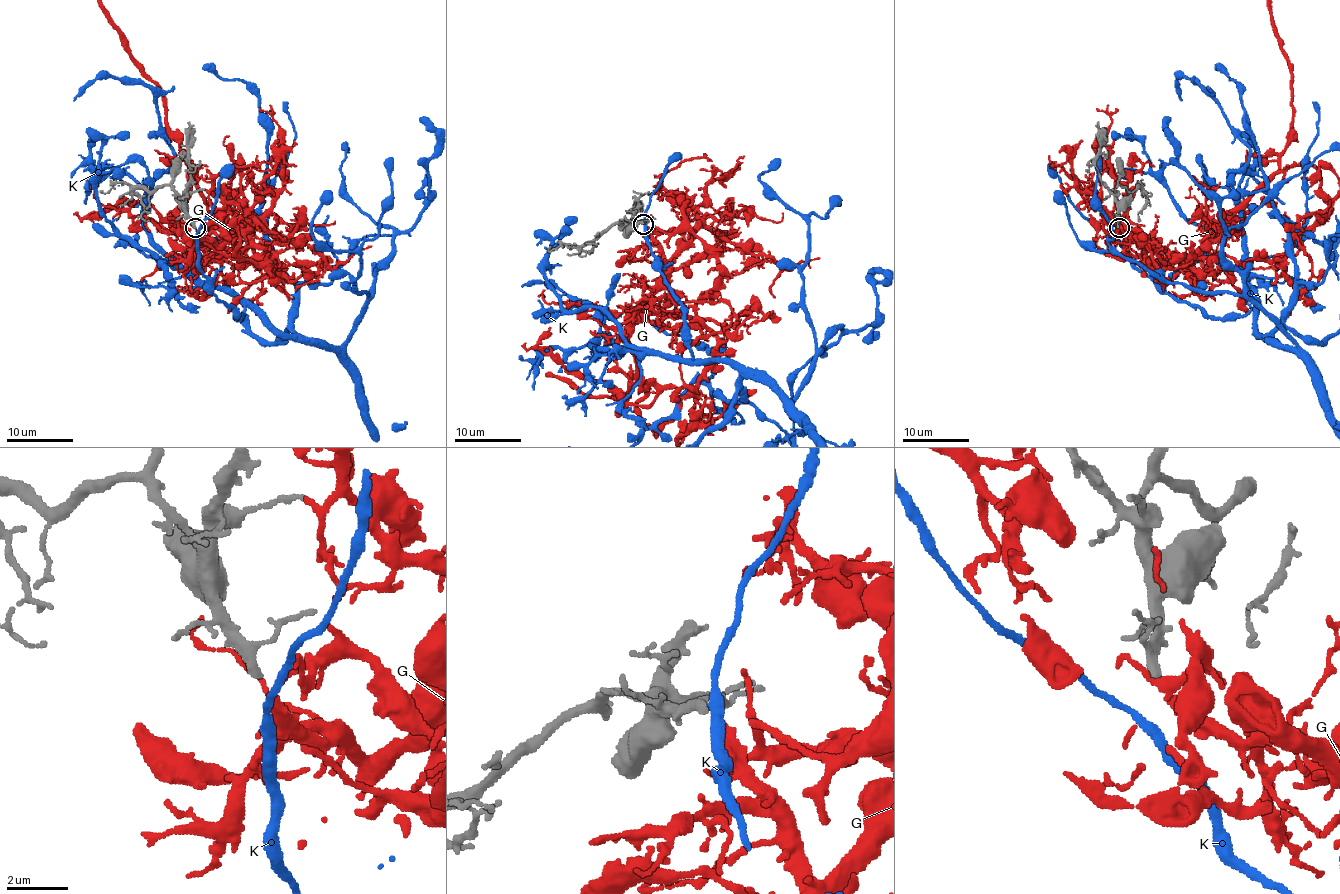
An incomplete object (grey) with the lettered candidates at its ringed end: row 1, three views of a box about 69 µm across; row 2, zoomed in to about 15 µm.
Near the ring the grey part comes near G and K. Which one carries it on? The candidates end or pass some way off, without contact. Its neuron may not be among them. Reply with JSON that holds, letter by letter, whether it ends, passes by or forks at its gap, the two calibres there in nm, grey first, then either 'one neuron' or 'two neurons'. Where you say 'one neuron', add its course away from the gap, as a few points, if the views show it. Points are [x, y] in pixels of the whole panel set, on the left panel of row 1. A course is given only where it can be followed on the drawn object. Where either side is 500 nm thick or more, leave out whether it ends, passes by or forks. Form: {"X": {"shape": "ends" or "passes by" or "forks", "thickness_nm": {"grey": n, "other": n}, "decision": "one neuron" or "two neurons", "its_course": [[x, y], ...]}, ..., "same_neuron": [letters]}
{"G": {"shape": "passes by", "thickness_nm": {"grey": 340, "other": 220}, "decision": "one neuron"}, "K": {"shape": "passes by", "thickness_nm": {"grey": 340, "other": 280}, "decision": "two neurons"}, "same_neuron": ["G"]}

